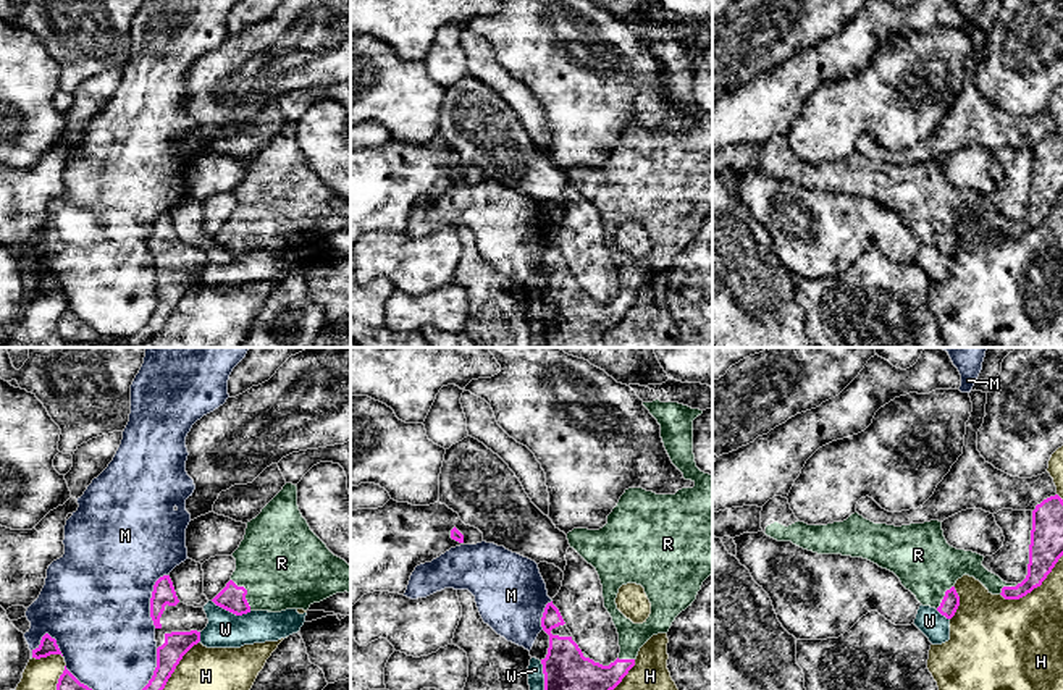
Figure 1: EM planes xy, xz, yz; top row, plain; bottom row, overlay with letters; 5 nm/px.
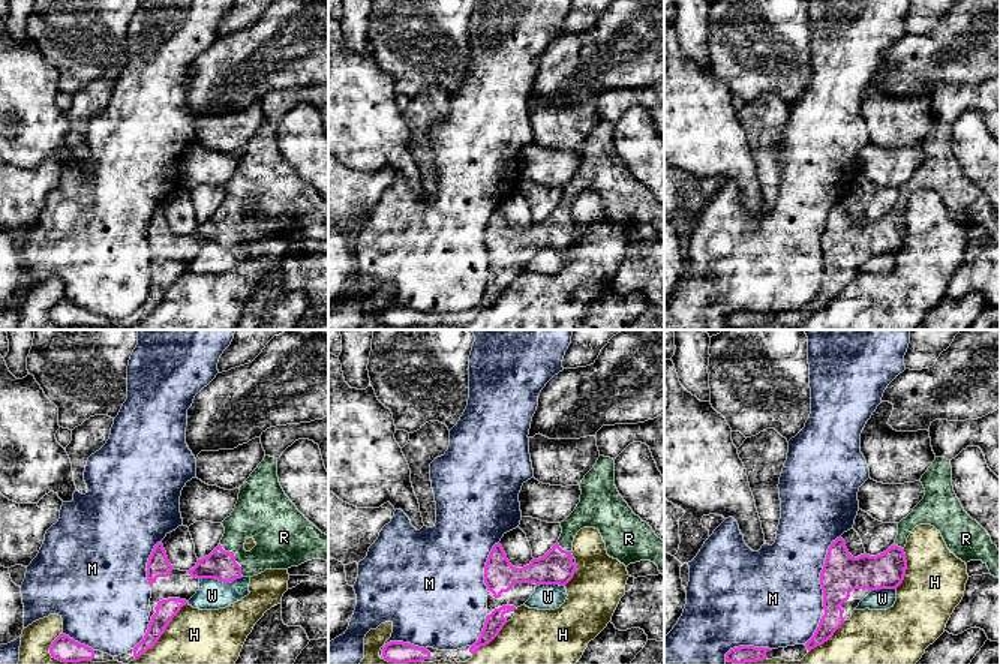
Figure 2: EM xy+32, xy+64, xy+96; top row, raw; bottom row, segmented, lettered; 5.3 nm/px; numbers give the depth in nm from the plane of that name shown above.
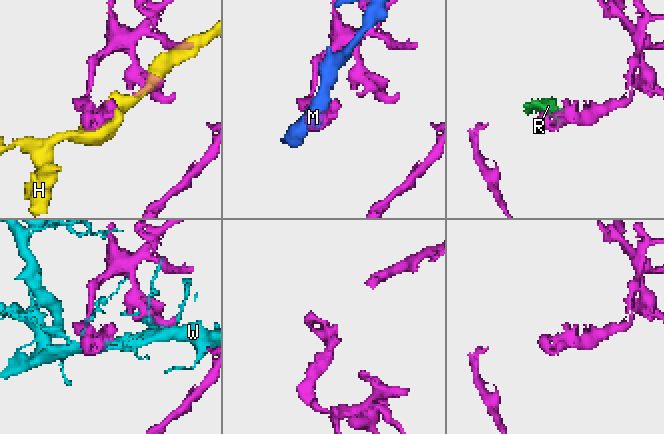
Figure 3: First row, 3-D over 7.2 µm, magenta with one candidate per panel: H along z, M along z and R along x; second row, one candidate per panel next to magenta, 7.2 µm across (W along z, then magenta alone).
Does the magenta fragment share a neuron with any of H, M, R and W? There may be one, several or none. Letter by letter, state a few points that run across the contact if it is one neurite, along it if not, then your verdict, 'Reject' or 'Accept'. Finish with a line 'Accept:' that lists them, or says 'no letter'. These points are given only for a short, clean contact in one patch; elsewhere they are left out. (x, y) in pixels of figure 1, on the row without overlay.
H: Reject
M: Reject
R: Accept
W: Reject
Accept: R

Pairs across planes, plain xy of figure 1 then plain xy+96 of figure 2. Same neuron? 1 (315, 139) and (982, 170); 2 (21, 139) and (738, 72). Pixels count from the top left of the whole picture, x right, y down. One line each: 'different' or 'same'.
1: same
2: different

